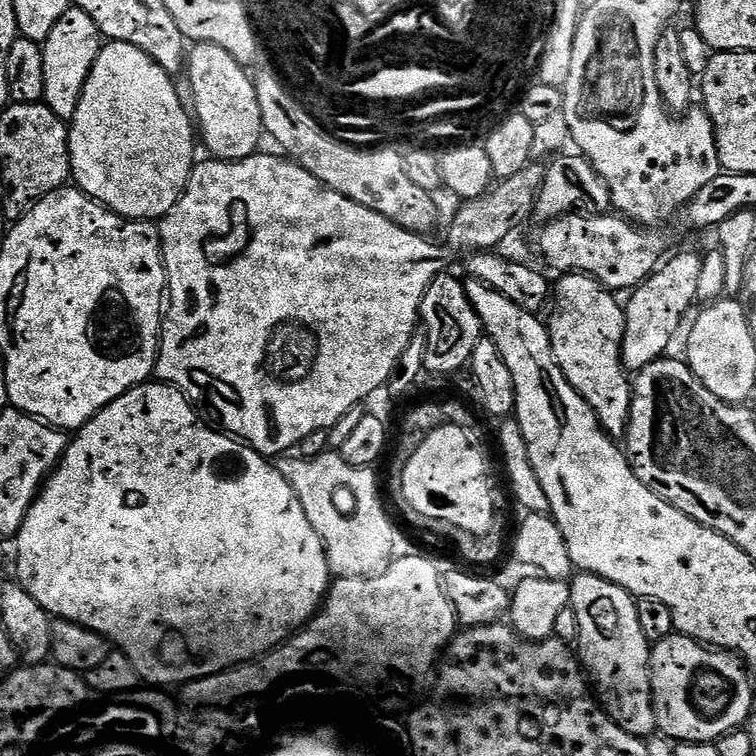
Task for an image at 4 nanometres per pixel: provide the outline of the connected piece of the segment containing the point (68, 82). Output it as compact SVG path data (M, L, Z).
M70 6L62 18L58 18L58 26L50 30L50 38L42 45L44 50L44 99L42 103L58 118L70 122L78 110L78 102L82 98L82 90L86 86L86 78L94 66L102 47L102 37L98 26L94 26L94 18L75 6Z

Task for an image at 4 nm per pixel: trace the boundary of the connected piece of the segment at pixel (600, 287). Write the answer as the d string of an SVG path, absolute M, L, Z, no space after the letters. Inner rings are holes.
M568 270L561 276L564 277L554 284L556 313L550 319L552 343L562 353L563 359L584 375L585 382L592 384L596 391L595 399L601 400L601 404L598 404L601 421L609 429L623 429L632 413L634 389L633 381L624 377L624 335L628 321L625 309L595 275L581 270Z

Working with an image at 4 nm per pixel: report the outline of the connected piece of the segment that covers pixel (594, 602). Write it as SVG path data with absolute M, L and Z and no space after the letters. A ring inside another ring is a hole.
M584 572L574 580L574 612L575 608L576 620L580 623L580 636L584 639L583 663L590 672L592 667L591 675L596 675L616 695L616 704L621 712L619 715L629 729L640 734L654 731L656 708L658 712L652 670L654 644L648 641L648 632L644 629L640 608L631 590L596 572Z

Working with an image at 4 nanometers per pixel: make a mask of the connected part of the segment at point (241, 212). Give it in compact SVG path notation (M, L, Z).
M257 154L254 156L246 156L241 160L208 158L205 164L197 163L193 167L192 177L188 179L188 185L184 187L184 192L178 198L178 202L163 216L158 224L160 229L160 248L164 251L164 273L168 275L166 311L160 325L160 354L156 357L156 372L158 373L159 379L176 385L185 396L191 398L193 401L199 402L201 400L225 424L223 427L229 433L235 434L237 437L245 436L245 438L240 438L247 441L251 447L257 450L263 450L268 454L273 454L272 452L278 451L279 448L290 447L295 440L296 443L303 441L304 437L310 435L315 428L328 428L329 426L335 425L337 421L342 420L343 416L347 414L347 411L351 407L364 402L360 400L366 399L375 388L383 389L387 385L394 366L402 354L402 350L406 350L410 338L418 330L420 307L424 301L426 290L430 286L432 279L441 275L442 272L442 268L440 268L440 248L436 244L431 244L428 241L429 237L427 235L412 232L409 228L404 228L400 224L396 224L395 221L389 220L387 216L382 215L382 213L376 211L375 208L369 206L367 203L361 202L359 199L353 198L335 188L329 188L313 172L308 171L307 168L302 167L295 160L285 158L283 155L280 156L263 156L263 154Z

